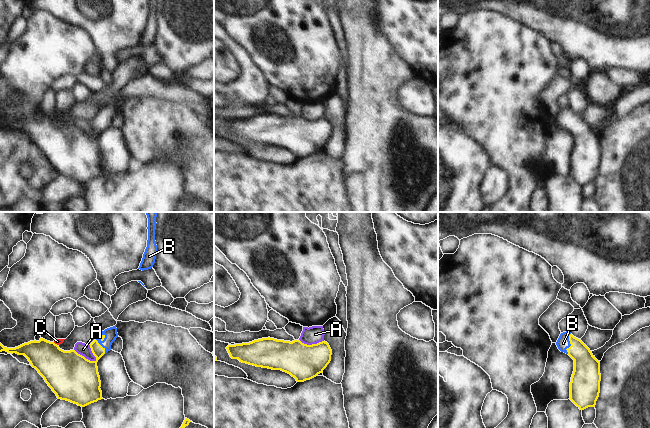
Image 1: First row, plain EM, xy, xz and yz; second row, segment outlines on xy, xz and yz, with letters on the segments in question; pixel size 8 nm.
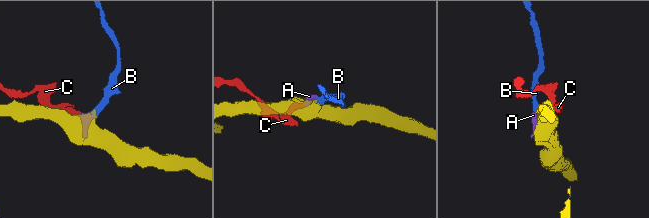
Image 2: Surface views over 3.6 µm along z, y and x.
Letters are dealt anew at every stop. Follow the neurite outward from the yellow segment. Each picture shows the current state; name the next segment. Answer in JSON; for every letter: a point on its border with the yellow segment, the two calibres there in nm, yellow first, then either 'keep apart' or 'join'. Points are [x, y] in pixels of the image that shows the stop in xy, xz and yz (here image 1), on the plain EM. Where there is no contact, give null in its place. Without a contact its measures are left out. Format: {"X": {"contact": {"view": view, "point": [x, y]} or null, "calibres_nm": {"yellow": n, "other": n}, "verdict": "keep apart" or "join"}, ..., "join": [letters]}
{"A": {"contact": {"view": "xy", "point": [84, 133]}, "calibres_nm": {"yellow": 380, "other": 100}, "verdict": "keep apart"}, "B": {"contact": {"view": "yz", "point": [570, 119]}, "calibres_nm": {"yellow": 200, "other": 100}, "verdict": "join"}, "C": {"contact": {"view": "xy", "point": [54, 119]}, "calibres_nm": {"yellow": 340, "other": 50}, "verdict": "keep apart"}, "join": ["B"]}

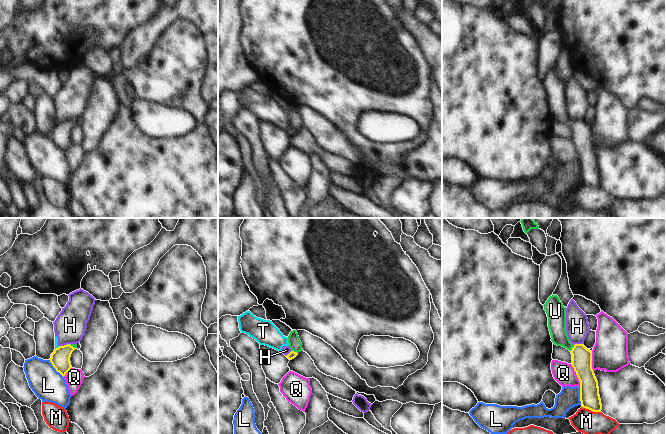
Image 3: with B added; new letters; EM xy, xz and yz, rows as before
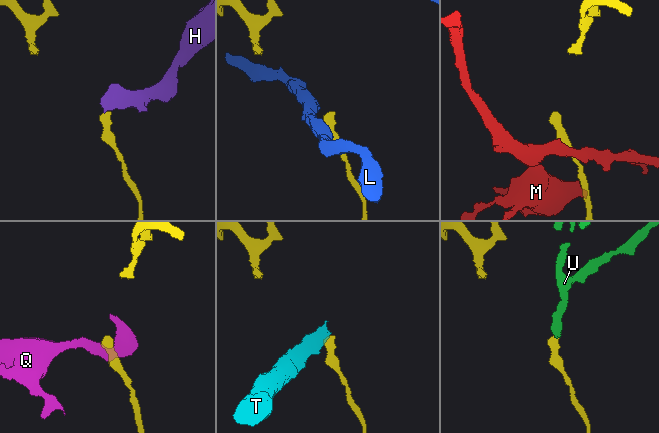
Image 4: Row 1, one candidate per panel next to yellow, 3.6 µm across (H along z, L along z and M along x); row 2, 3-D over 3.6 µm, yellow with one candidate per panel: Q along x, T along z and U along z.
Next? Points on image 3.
{"H": {"contact": {"view": "xy", "point": [64, 121]}, "calibres_nm": {"yellow": 160, "other": 260}, "verdict": "keep apart"}, "L": {"contact": {"view": "xy", "point": [55, 144]}, "calibres_nm": {"yellow": 160, "other": 260}, "verdict": "keep apart"}, "M": {"contact": {"view": "yz", "point": [591, 186]}, "calibres_nm": {"yellow": 160, "other": 190}, "verdict": "keep apart"}, "Q": {"contact": {"view": "yz", "point": [577, 152]}, "calibres_nm": {"yellow": 160, "other": 170}, "verdict": "keep apart"}, "T": {"contact": {"view": "xy", "point": [58, 123]}, "calibres_nm": {"yellow": 160, "other": 30}, "verdict": "keep apart"}, "U": {"contact": {"view": "yz", "point": [572, 124]}, "calibres_nm": {"yellow": 160, "other": 140}, "verdict": "join"}, "join": ["U"]}

